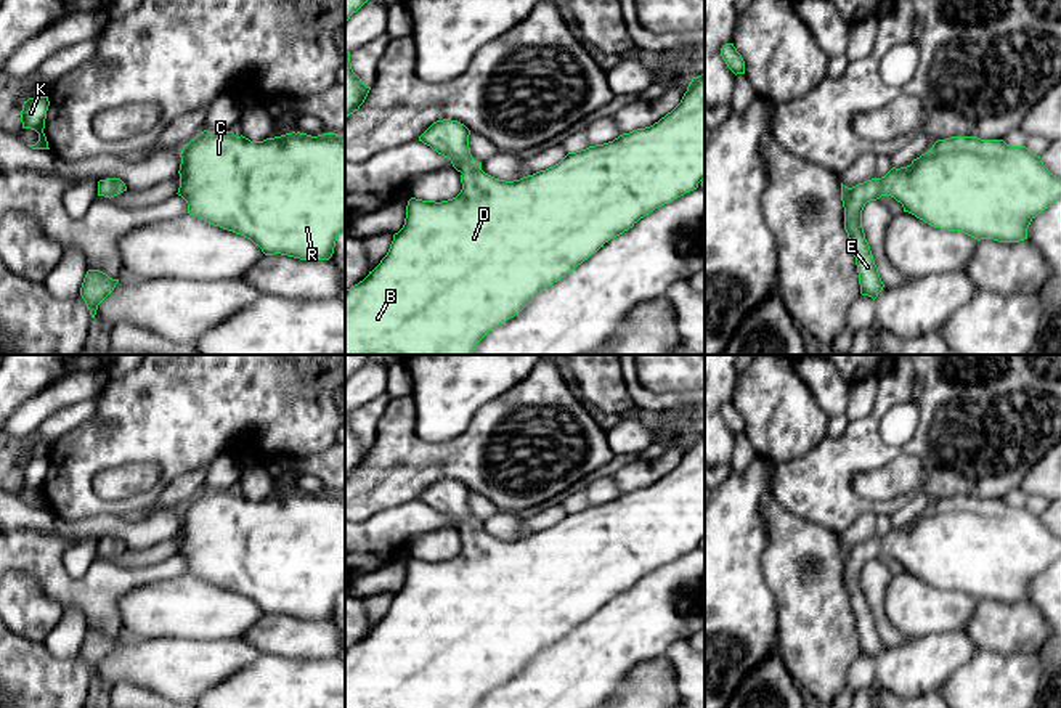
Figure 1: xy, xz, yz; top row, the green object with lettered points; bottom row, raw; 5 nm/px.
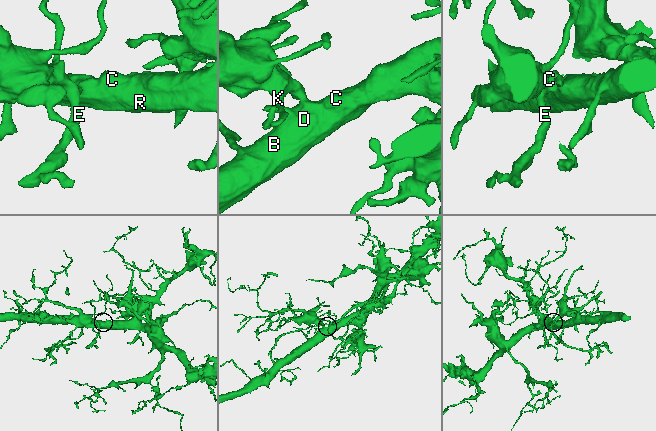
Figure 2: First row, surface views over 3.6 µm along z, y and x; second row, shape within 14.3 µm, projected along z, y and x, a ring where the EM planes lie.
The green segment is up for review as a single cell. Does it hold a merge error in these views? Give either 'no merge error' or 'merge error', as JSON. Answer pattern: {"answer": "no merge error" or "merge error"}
{"answer": "no merge error"}

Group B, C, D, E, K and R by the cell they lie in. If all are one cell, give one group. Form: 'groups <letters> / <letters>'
groups B C D E K R

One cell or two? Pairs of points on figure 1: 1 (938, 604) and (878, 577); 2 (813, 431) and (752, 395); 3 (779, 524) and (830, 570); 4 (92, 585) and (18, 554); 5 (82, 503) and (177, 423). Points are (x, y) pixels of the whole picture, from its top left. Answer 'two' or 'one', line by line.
1: two
2: one
3: one
4: one
5: one

